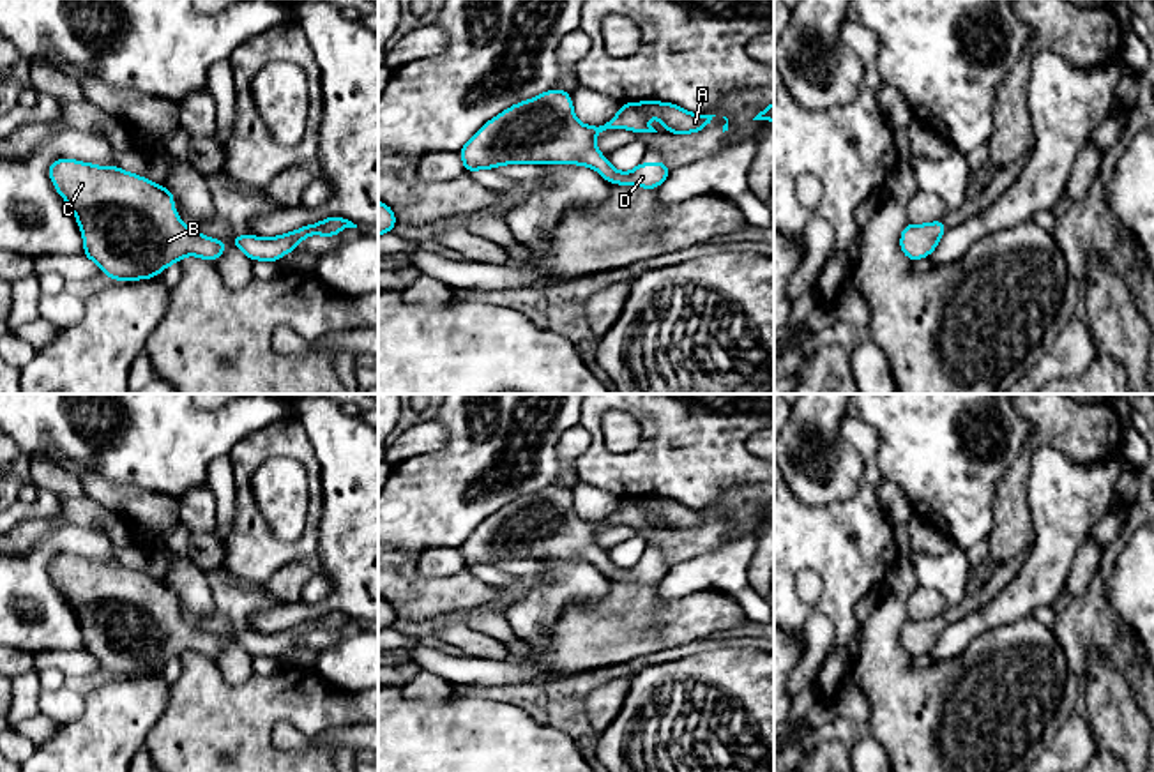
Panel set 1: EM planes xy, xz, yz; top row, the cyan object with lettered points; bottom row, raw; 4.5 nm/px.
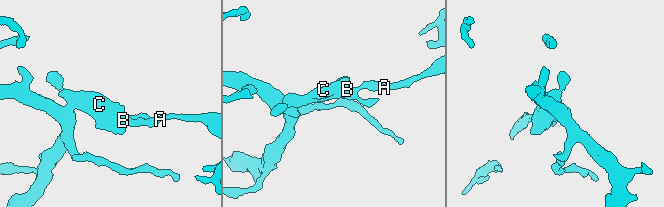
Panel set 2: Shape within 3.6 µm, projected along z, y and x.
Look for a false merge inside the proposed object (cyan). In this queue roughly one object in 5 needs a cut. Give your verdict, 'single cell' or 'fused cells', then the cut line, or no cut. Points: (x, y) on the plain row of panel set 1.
single cell; no cut

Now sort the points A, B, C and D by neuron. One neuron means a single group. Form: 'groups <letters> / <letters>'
groups A B C D

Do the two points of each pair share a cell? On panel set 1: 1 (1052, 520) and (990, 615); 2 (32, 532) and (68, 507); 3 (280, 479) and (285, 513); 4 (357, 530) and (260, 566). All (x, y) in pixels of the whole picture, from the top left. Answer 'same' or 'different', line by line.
1: same
2: same
3: same
4: different

